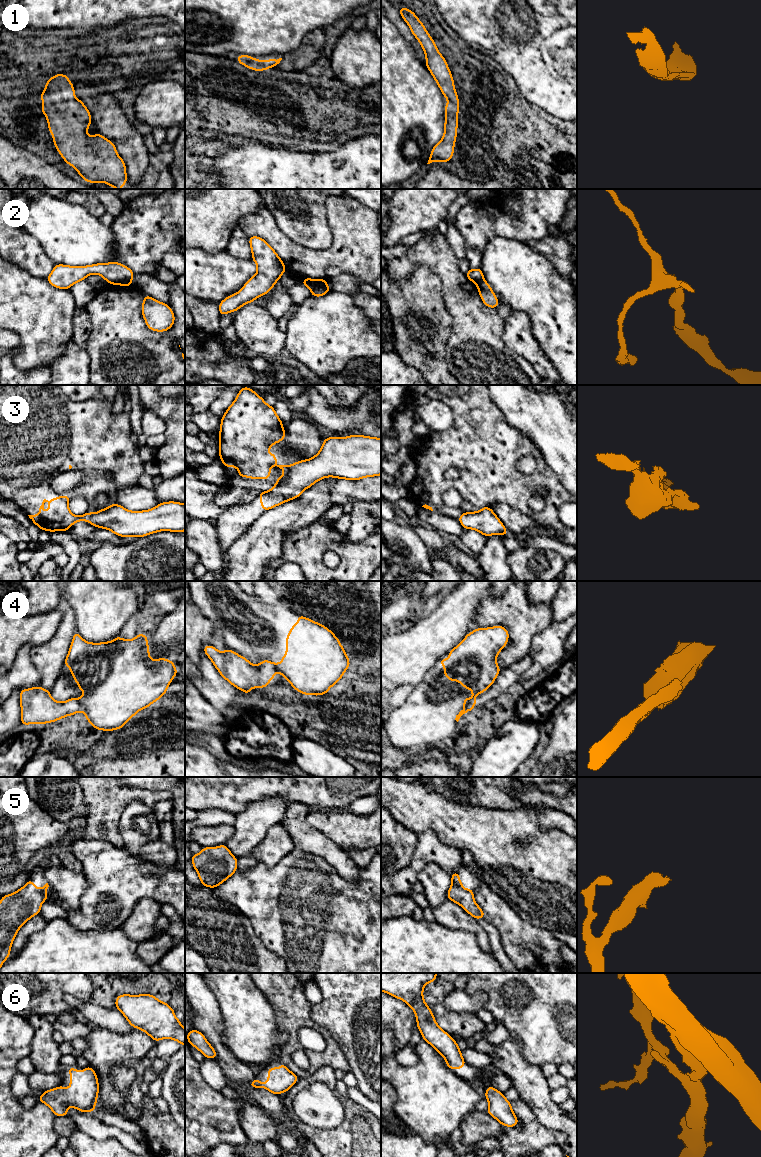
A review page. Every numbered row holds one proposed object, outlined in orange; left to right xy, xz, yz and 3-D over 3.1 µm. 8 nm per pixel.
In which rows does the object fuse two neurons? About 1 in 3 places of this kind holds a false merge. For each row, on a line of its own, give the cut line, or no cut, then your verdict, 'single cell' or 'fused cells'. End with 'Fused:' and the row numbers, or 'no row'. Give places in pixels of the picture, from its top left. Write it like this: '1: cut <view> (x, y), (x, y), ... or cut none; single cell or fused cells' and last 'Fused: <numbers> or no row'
1: cut none; single cell
2: cut none; single cell
3: cut xy (93, 514), (87, 520); fused cells
4: cut xy (77, 699), (81, 709); fused cells
5: cut none; single cell
6: cut none; single cell
Fused: 3, 4

